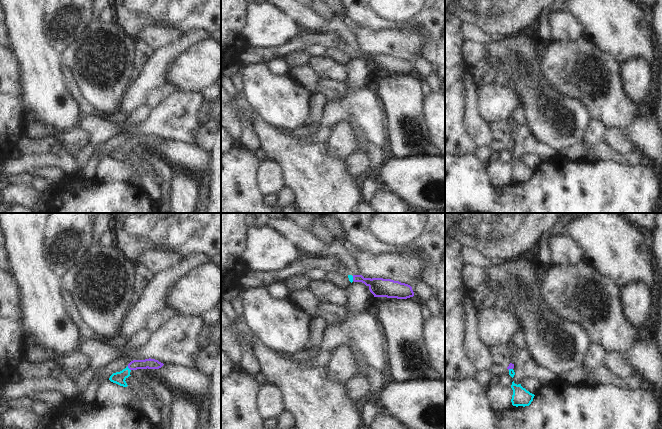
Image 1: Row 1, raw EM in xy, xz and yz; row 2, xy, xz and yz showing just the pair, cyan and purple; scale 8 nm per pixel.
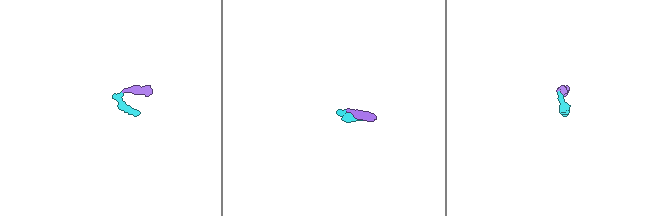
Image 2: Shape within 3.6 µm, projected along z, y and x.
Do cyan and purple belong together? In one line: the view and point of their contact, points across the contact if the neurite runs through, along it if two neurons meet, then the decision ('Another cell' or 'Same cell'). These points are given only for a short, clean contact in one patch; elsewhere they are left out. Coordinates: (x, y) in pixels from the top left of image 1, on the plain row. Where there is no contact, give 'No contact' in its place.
Touches cyan at xy (128, 144). Path across: xy (119, 154), (128, 144), (135, 140), (149, 139). Same cell

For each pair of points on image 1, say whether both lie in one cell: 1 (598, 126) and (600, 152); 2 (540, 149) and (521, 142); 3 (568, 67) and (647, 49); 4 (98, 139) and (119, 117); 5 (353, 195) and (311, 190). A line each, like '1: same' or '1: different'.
1: different
2: same
3: different
4: different
5: same

